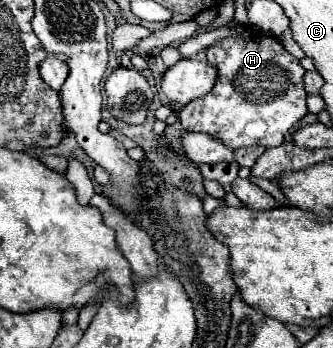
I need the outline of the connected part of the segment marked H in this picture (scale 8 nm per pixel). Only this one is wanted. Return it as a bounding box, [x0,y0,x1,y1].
[178,29,306,149]

